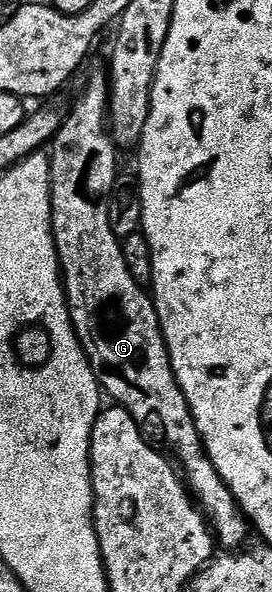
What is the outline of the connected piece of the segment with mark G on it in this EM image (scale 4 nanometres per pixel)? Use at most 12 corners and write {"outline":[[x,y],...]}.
{"outline":[[109,79],[49,144],[51,232],[100,388],[167,442],[218,546],[249,520],[203,448],[109,221]]}

